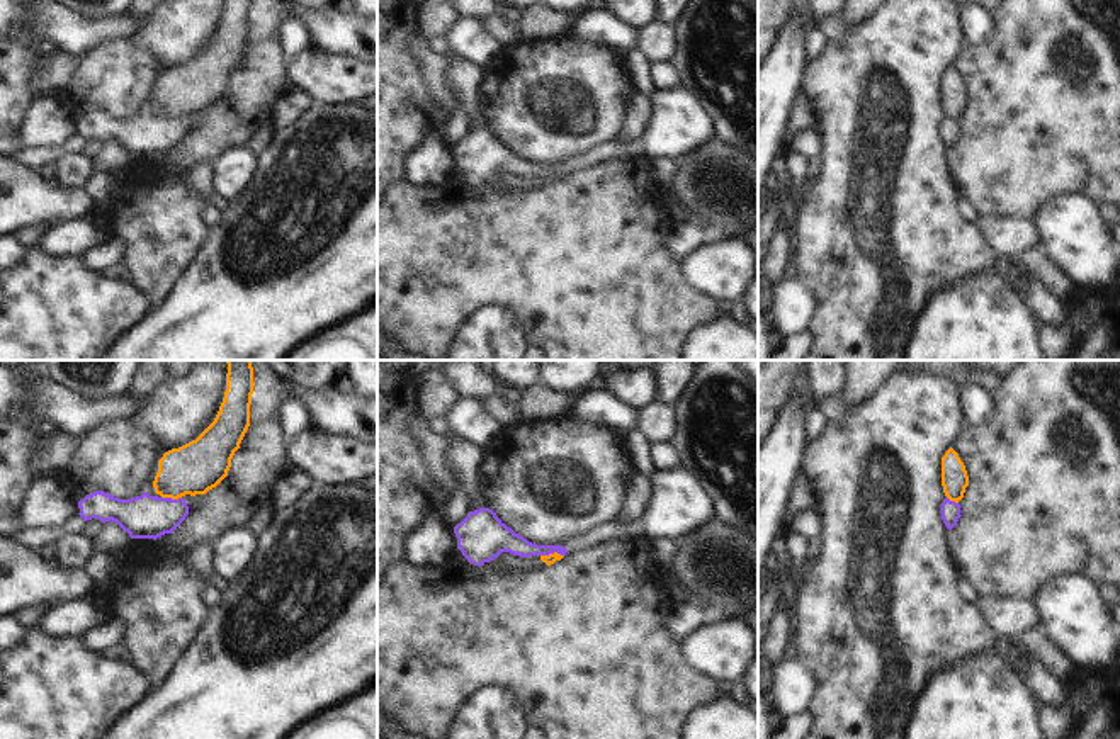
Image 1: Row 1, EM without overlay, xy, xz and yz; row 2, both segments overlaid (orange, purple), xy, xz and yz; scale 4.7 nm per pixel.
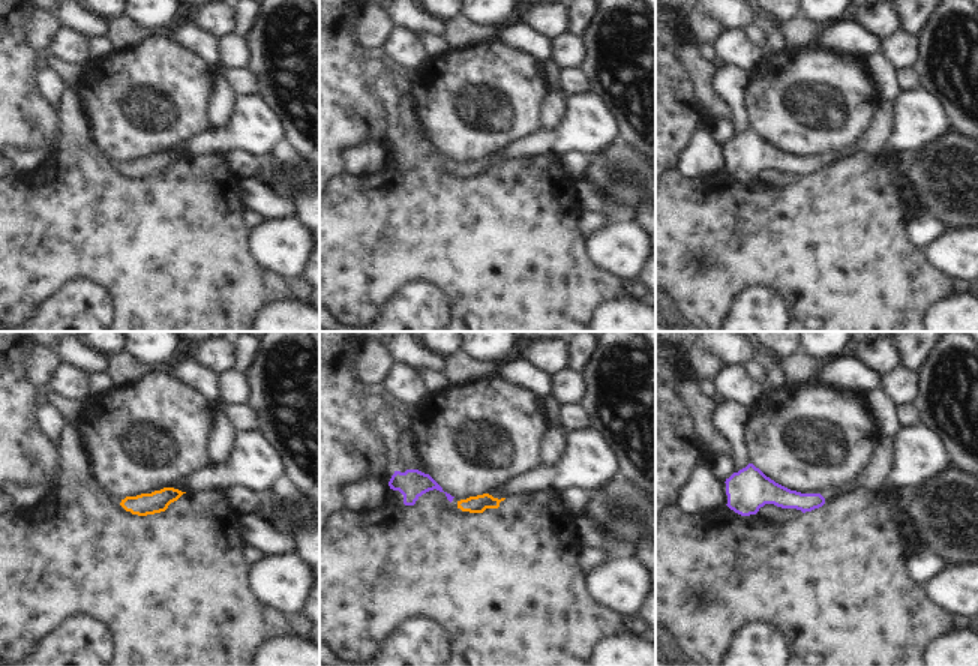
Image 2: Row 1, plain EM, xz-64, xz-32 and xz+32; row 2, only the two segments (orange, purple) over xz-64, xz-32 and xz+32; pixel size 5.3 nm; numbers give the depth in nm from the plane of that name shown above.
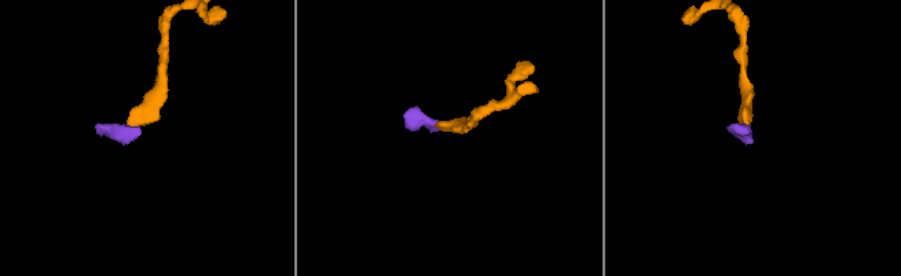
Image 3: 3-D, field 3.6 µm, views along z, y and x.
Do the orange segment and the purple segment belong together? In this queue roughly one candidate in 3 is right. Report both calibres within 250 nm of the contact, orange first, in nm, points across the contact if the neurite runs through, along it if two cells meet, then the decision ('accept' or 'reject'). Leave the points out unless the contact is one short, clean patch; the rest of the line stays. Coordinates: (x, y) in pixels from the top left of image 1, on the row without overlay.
50 nm thick on the orange side, 130 nm on the other; border along xz (563, 174), (551, 172), (541, 175); reject

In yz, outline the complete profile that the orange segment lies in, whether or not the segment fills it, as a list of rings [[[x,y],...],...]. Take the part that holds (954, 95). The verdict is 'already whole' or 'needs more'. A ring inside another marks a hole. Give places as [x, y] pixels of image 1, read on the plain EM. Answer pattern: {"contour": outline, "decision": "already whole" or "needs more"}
{"contour": [[[950,66],[942,76],[942,105],[950,121],[959,122],[969,105],[969,95],[959,73]]], "decision": "already whole"}

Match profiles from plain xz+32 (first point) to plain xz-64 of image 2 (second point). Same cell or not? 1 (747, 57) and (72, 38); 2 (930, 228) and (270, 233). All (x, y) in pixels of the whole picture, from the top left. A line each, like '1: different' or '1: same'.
1: same
2: different

